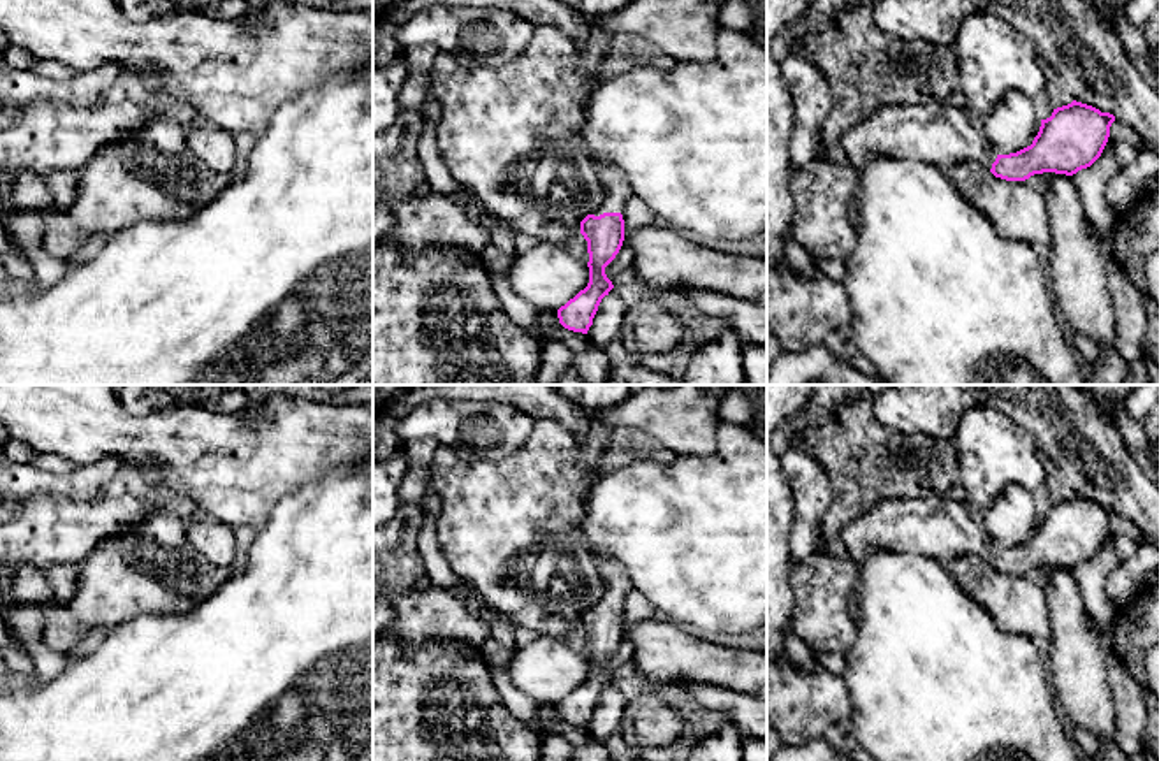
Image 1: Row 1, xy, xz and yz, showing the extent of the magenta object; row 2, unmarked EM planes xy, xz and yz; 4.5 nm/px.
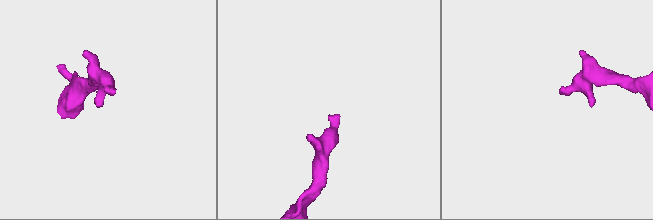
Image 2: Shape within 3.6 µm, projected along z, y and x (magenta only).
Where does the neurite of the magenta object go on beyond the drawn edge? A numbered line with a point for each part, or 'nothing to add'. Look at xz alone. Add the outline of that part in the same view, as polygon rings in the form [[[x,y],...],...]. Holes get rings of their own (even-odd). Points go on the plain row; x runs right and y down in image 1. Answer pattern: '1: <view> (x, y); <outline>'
1: xz (618, 586); [[[596,557],[596,564],[598,564],[600,575],[605,580],[605,589],[603,589],[601,599],[593,608],[594,610],[600,610],[603,606],[623,608],[624,598],[631,591],[630,580],[623,573],[623,569],[607,557]]]

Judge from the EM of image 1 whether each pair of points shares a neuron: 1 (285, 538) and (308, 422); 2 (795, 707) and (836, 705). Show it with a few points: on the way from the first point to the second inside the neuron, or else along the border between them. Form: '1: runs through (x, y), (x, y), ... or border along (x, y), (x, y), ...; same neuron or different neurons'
1: border along (331, 464), (287, 492), (268, 517); different neurons
2: runs through (806, 705), (825, 705); same neuron

